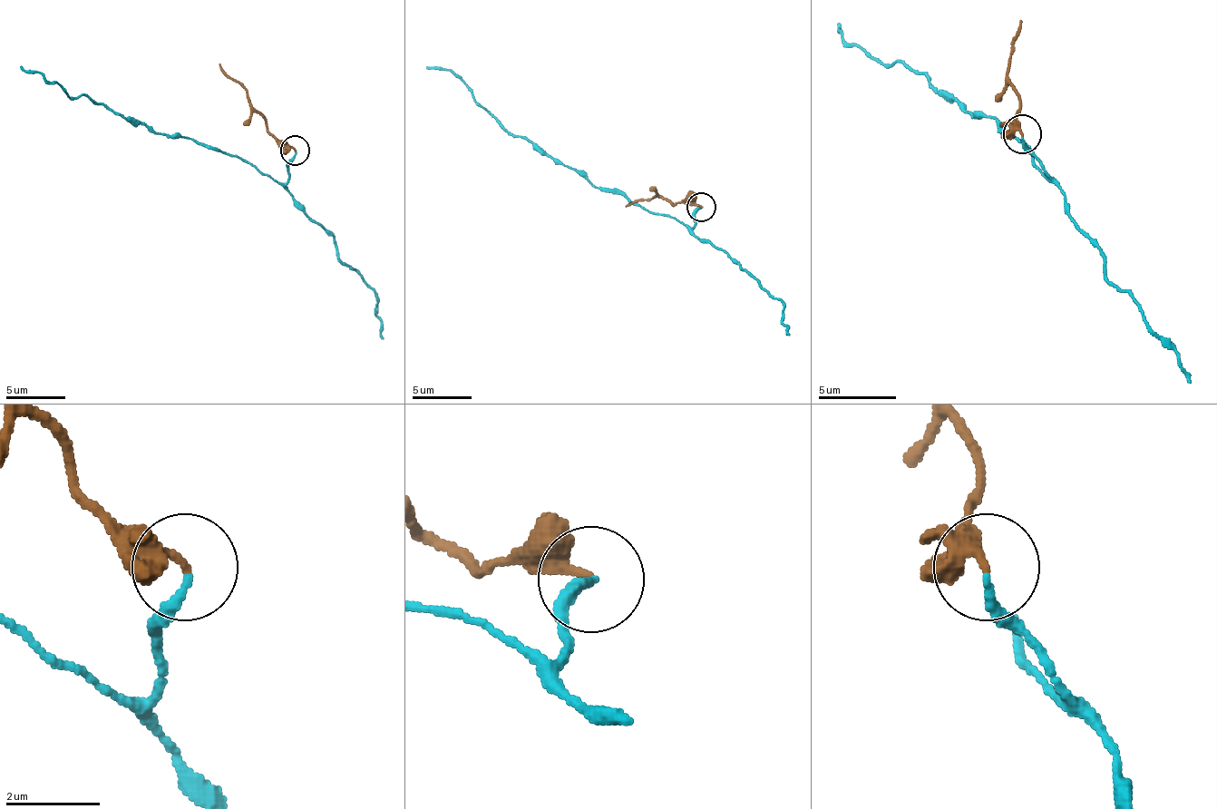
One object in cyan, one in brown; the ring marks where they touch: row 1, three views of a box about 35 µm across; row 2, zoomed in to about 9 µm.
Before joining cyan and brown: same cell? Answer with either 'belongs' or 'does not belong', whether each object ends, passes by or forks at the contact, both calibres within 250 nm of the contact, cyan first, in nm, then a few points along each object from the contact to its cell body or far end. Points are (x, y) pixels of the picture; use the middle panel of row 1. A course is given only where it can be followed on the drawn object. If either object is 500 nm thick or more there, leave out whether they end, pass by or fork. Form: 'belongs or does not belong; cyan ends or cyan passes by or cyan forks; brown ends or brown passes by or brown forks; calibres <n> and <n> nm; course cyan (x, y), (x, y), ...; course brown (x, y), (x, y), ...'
does not belong; cyan ends; brown ends; calibres 190 and 240 nm; course cyan (700, 208), (695, 225), (686, 229), (594, 187), (573, 170), (514, 137), (446, 69), (426, 66); course brown (700, 208), (674, 205), (659, 196), (627, 205)

